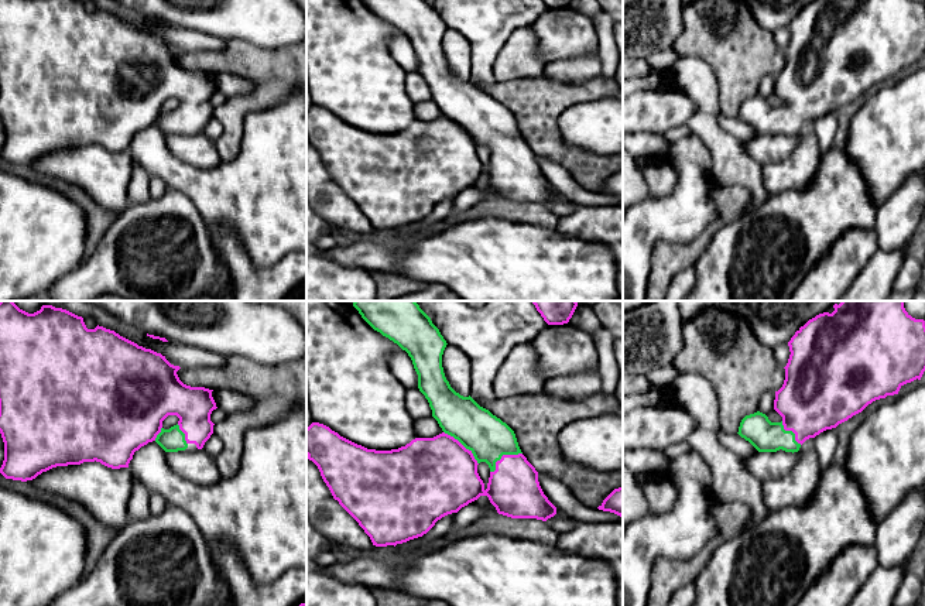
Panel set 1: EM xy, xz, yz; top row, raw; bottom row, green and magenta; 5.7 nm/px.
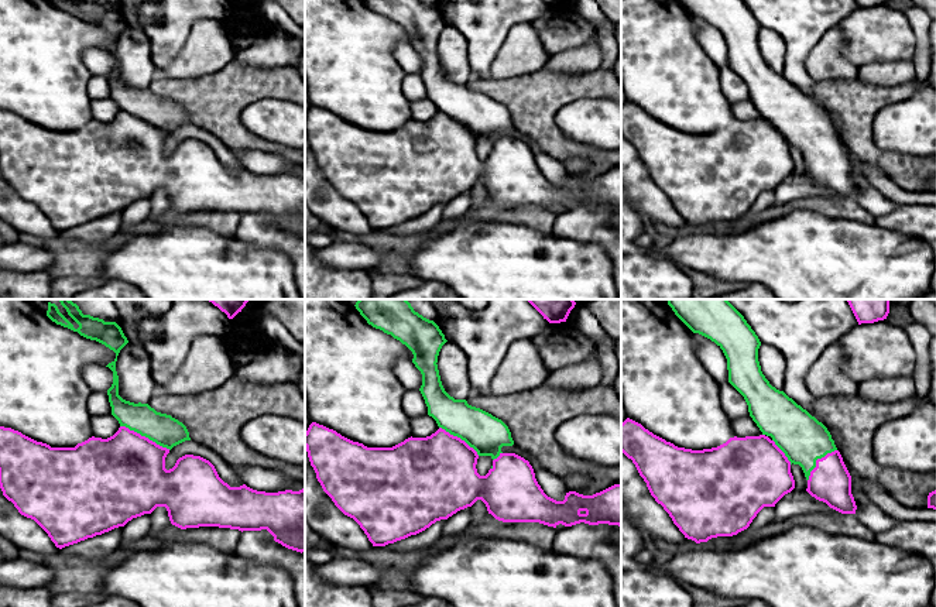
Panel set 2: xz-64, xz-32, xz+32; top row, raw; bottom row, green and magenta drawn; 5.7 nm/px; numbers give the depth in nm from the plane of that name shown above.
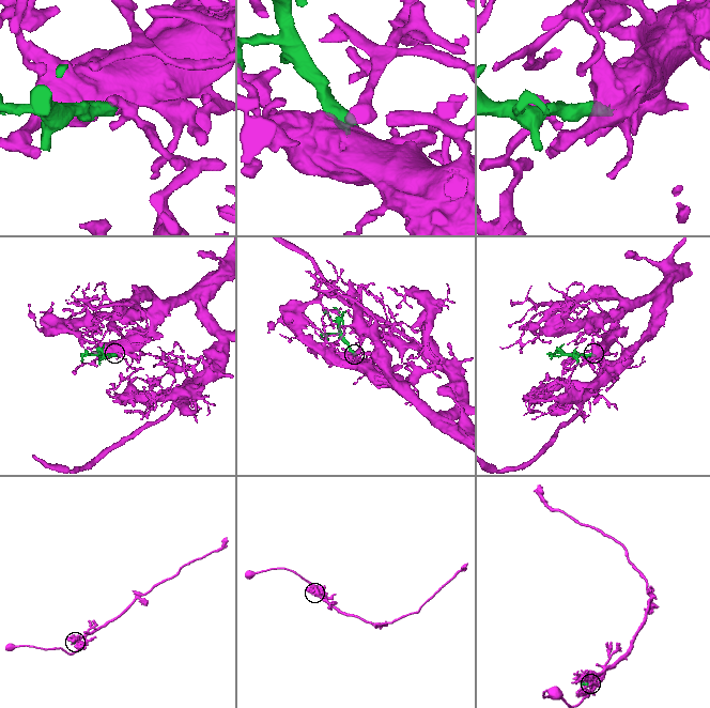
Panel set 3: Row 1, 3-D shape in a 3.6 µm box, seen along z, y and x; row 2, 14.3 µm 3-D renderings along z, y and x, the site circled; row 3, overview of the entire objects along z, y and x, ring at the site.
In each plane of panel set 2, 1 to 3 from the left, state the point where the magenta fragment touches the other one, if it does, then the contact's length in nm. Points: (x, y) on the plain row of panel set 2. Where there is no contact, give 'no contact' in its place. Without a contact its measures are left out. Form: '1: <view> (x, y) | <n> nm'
1: xz-64 (146, 120) | 320 nm
2: xz-32 (459, 120) | 280 nm
3: xz+32 (816, 143) | 240 nm

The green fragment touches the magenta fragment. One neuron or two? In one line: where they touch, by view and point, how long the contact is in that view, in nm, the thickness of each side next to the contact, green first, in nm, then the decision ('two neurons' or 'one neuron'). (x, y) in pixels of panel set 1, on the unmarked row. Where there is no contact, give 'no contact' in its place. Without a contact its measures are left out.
meets green in xz at (463, 129); contact 280 nm long; 240 nm thick on the green side, 460 nm on the other; one neuron

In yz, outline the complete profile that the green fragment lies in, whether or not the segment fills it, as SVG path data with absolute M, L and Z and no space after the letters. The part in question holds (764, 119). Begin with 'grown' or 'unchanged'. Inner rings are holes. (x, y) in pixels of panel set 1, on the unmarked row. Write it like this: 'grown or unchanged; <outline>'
grown; M815 0L795 16L788 30L785 64L774 83L774 93L782 105L771 106L757 95L746 99L739 110L737 117L758 136L798 136L806 123L836 112L876 83L898 78L904 68L921 64L925 55L925 4L912 0Z

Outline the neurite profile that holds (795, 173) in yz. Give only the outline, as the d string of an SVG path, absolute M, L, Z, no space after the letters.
M813 121L801 129L796 141L796 147L788 158L763 165L763 185L770 196L804 189L818 172L822 153L813 130Z

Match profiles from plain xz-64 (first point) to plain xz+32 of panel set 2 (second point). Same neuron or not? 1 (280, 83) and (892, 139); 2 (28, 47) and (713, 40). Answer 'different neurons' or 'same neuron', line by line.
1: different neurons
2: different neurons

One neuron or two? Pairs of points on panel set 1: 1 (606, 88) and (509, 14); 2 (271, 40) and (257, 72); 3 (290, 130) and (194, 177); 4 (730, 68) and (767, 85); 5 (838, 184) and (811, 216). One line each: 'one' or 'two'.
1: two
2: two
3: one
4: two
5: one

